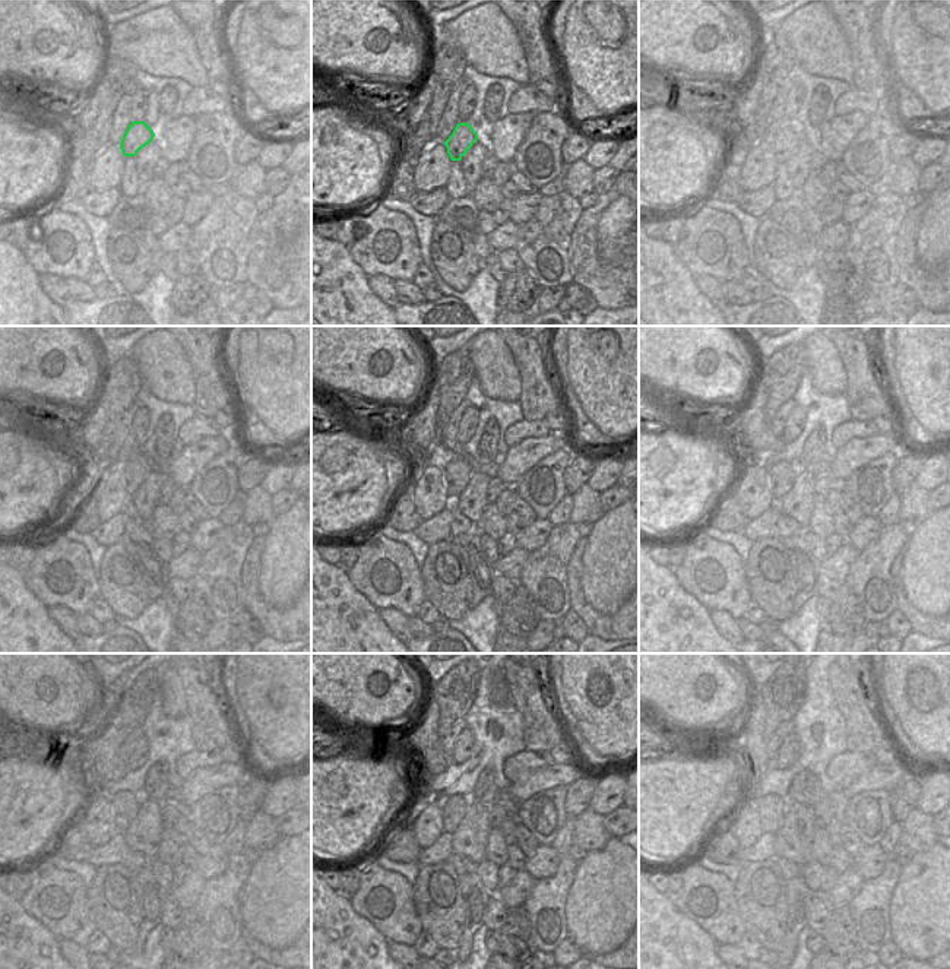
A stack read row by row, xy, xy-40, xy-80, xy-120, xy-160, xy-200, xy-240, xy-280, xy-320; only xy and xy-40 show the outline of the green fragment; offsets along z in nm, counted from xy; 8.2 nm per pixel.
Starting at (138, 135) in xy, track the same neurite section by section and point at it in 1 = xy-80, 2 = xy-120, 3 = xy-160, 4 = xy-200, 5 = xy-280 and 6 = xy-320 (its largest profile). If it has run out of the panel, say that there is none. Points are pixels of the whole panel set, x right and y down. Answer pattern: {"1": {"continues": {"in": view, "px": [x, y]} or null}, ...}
{"1": {"continues": {"in": "xy-80", "px": [785, 142]}}, "2": {"continues": {"in": "xy-120", "px": [133, 469]}}, "3": {"continues": {"in": "xy-160", "px": [456, 471]}}, "4": {"continues": {"in": "xy-200", "px": [782, 475]}}, "5": {"continues": {"in": "xy-280", "px": [453, 807]}}, "6": {"continues": {"in": "xy-320", "px": [770, 808]}}}

